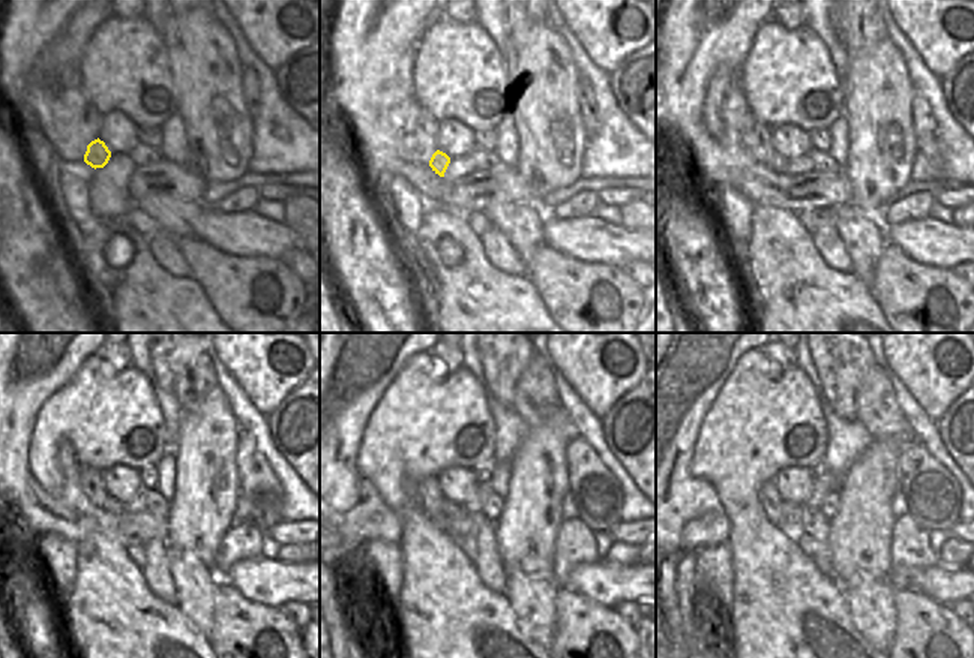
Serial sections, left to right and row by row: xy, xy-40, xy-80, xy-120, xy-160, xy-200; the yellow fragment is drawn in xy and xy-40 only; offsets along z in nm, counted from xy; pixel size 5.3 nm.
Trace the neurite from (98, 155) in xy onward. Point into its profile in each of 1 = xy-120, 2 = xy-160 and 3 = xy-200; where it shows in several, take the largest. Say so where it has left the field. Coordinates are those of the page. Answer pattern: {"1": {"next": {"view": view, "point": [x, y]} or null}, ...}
{"1": {"next": {"view": "xy-120", "point": [110, 505]}}, "2": {"next": {"view": "xy-160", "point": [449, 516]}}, "3": {"next": {"view": "xy-200", "point": [790, 522]}}}

